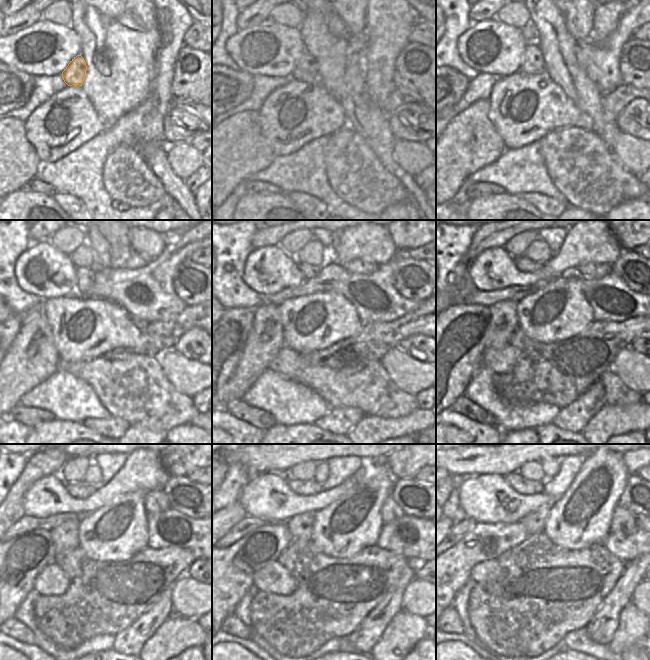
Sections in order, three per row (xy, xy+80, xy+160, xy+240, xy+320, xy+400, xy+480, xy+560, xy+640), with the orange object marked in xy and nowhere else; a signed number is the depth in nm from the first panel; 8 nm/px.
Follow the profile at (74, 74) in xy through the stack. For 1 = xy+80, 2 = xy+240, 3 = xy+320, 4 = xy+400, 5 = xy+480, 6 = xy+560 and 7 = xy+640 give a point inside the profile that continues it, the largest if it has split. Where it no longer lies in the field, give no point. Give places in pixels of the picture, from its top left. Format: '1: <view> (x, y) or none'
1: xy+80 (305, 70)
2: xy+240 (84, 275)
3: xy+320 (308, 271)
4: xy+400 (523, 264)
5: xy+480 (80, 490)
6: xy+560 (312, 487)
7: xy+640 (523, 486)

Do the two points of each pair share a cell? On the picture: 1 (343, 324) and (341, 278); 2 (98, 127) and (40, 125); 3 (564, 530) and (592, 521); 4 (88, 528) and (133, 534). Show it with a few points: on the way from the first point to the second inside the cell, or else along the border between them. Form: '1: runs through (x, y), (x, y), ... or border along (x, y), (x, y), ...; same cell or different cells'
1: border along (319, 291), (332, 291), (341, 294), (357, 312); different cells
2: runs through (83, 127), (66, 137), (54, 137); same cell
3: runs through (572, 530), (585, 531), (587, 529); same cell
4: runs through (89, 541), (105, 542), (114, 541), (118, 538); same cell

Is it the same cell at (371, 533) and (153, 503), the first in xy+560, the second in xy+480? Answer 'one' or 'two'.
two

